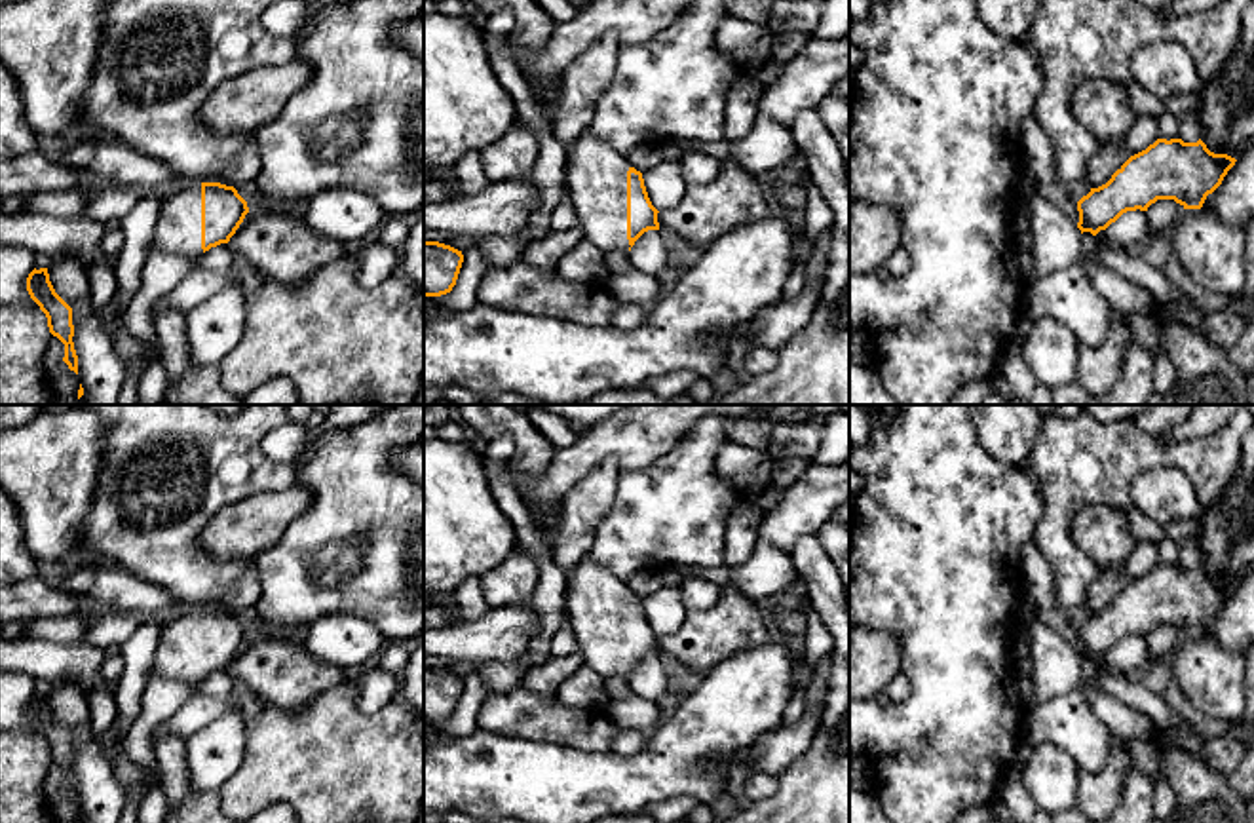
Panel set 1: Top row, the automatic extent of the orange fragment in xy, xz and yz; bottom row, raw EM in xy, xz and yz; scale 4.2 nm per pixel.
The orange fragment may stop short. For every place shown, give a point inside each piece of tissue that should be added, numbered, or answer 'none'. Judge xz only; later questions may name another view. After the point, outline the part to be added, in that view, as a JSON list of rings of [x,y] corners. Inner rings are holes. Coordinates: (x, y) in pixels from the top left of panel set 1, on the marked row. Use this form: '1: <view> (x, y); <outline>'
1: xz (597, 175); [[[591,129],[583,131],[566,154],[568,200],[576,207],[585,239],[604,253],[629,253],[627,171],[631,163]]]

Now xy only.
1: xy (177, 230); [[[190,182],[162,200],[152,243],[171,255],[200,260],[201,249],[201,182]]]

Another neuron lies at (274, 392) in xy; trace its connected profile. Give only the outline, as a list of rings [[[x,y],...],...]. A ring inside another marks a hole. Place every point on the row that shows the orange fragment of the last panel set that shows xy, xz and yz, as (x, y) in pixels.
[[[274,378],[255,388],[243,405],[300,405],[296,388],[285,378]]]

